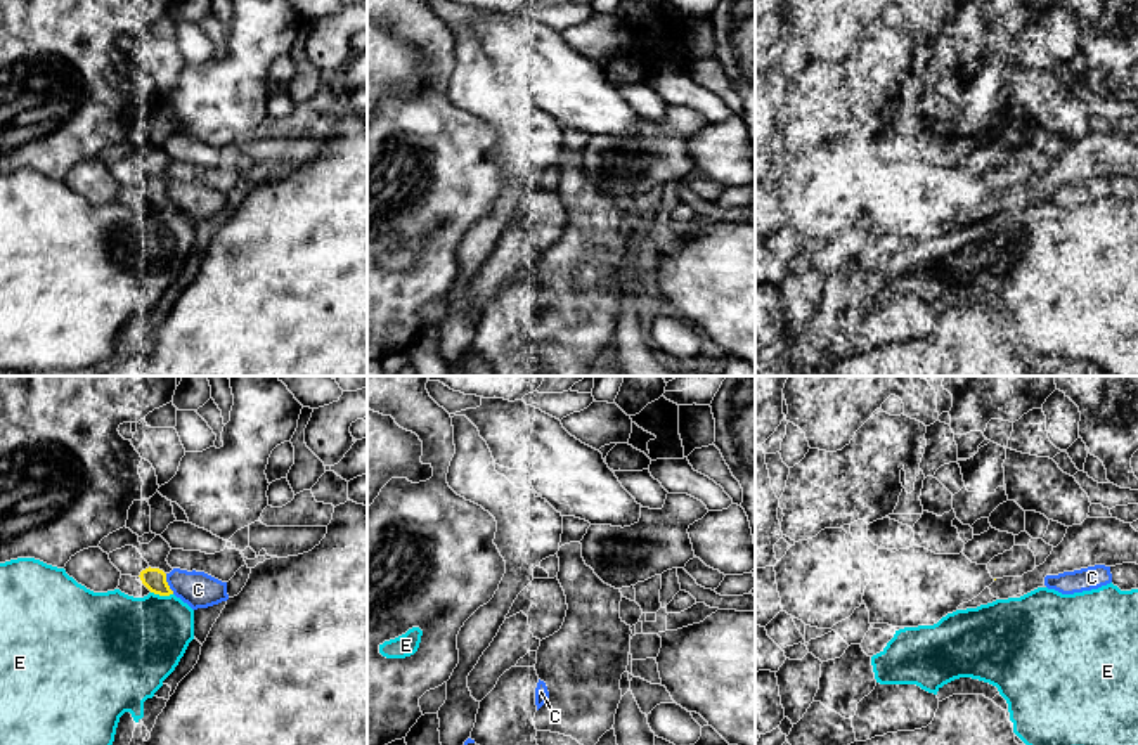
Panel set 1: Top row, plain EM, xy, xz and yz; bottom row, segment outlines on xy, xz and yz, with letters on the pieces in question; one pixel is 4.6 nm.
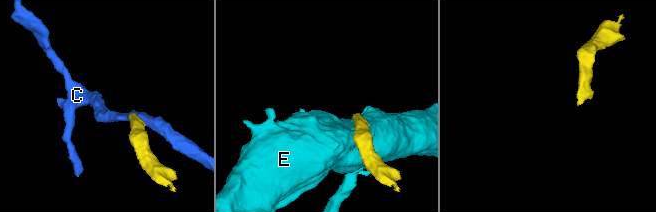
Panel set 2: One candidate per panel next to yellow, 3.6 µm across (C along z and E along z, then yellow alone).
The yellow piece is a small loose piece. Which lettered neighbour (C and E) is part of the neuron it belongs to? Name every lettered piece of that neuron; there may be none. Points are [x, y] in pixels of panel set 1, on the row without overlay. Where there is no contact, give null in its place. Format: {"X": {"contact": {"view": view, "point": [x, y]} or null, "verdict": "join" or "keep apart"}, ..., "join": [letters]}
{"C": {"contact": {"view": "xy", "point": [167, 196]}, "verdict": "keep apart"}, "E": {"contact": {"view": "xy", "point": [161, 207]}, "verdict": "keep apart"}, "join": []}

